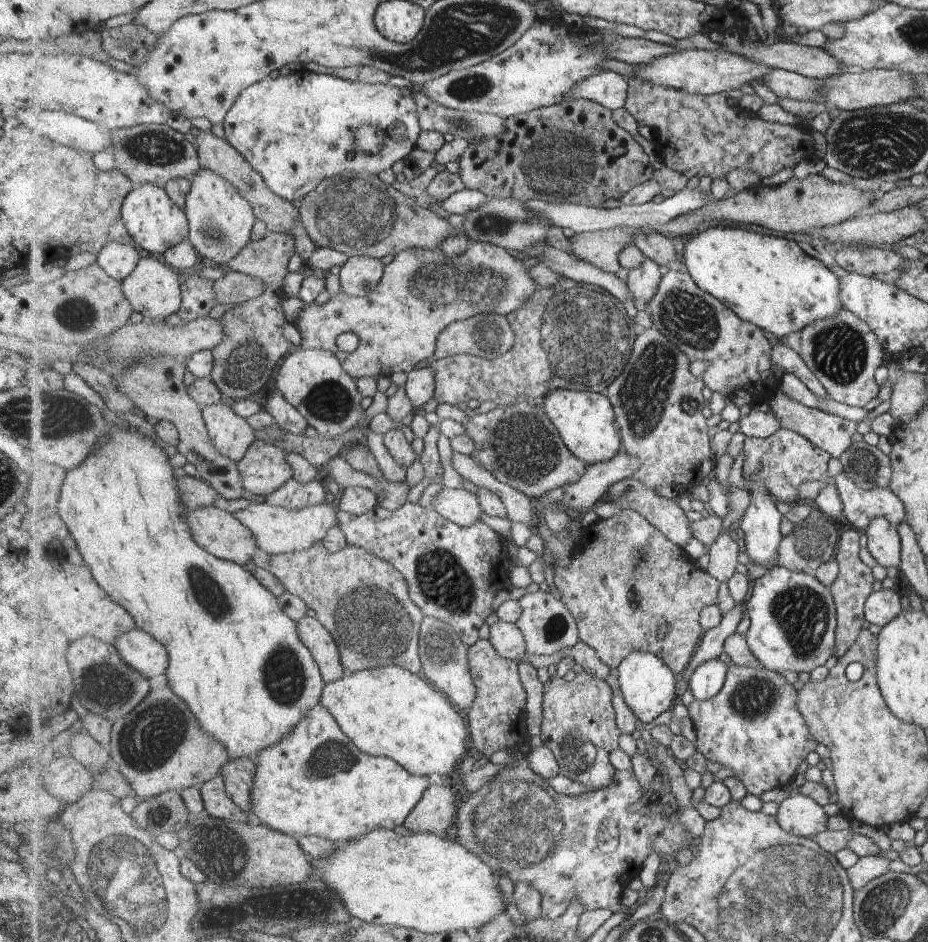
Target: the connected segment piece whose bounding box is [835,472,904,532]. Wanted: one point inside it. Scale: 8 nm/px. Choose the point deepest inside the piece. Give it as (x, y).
(861, 505)

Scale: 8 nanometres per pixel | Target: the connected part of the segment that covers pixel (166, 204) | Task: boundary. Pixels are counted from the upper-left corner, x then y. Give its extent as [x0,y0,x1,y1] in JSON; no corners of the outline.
[122,183,190,254]

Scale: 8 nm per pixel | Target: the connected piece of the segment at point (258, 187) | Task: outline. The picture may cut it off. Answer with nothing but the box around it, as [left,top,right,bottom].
[194,132,318,264]

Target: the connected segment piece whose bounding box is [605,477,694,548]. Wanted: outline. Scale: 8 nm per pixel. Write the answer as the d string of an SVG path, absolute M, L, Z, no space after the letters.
M634 477L623 478L619 482L615 482L607 492L607 501L610 501L619 509L636 510L642 514L651 524L654 524L659 530L665 533L665 536L670 537L679 546L685 548L689 544L689 540L693 538L693 530L691 526L694 524L691 518L685 514L685 510L679 506L676 499L669 499L663 496L658 496L655 488L645 486L641 480Z

